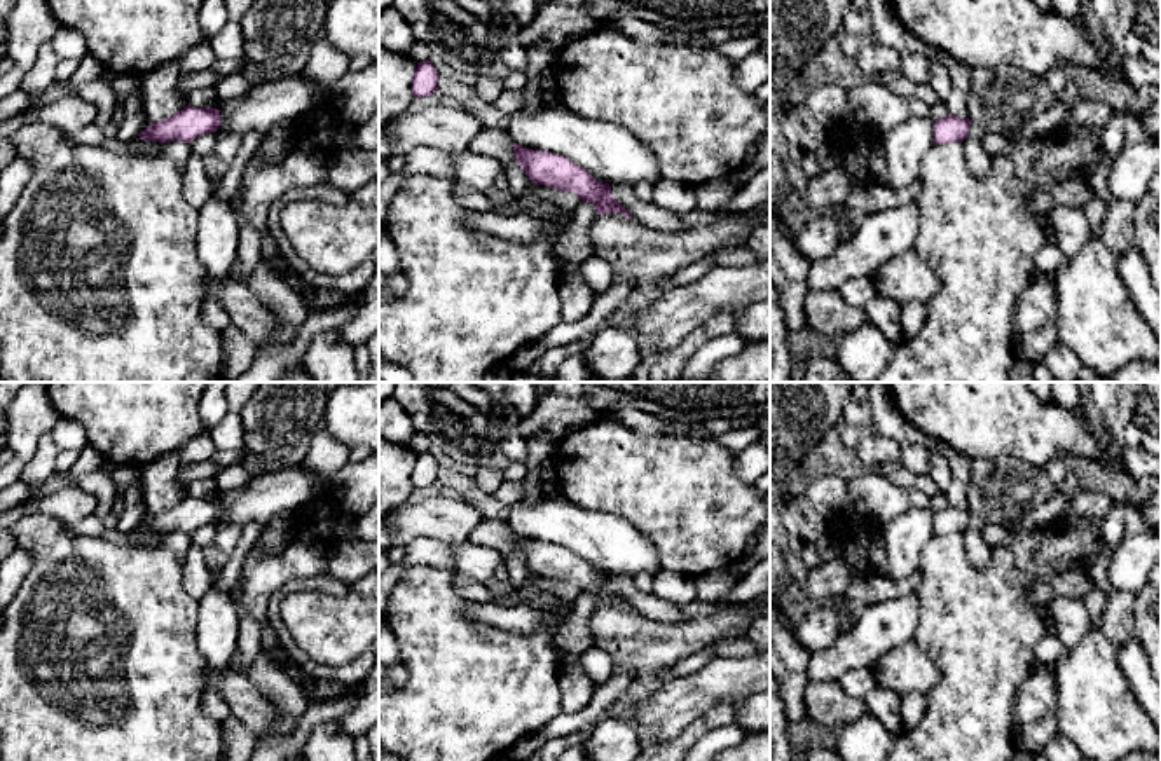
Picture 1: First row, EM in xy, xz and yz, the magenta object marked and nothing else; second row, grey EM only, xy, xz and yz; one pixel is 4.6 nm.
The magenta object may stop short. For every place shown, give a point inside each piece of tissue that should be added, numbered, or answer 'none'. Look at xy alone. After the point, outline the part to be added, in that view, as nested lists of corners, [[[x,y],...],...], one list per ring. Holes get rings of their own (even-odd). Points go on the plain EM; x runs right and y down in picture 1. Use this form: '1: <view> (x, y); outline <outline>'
none

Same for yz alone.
none

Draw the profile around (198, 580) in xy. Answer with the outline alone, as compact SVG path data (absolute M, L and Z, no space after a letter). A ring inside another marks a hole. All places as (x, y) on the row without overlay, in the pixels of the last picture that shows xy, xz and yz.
M192 545L183 566L183 586L190 597L199 600L210 588L213 588L211 571L206 564L204 553Z

